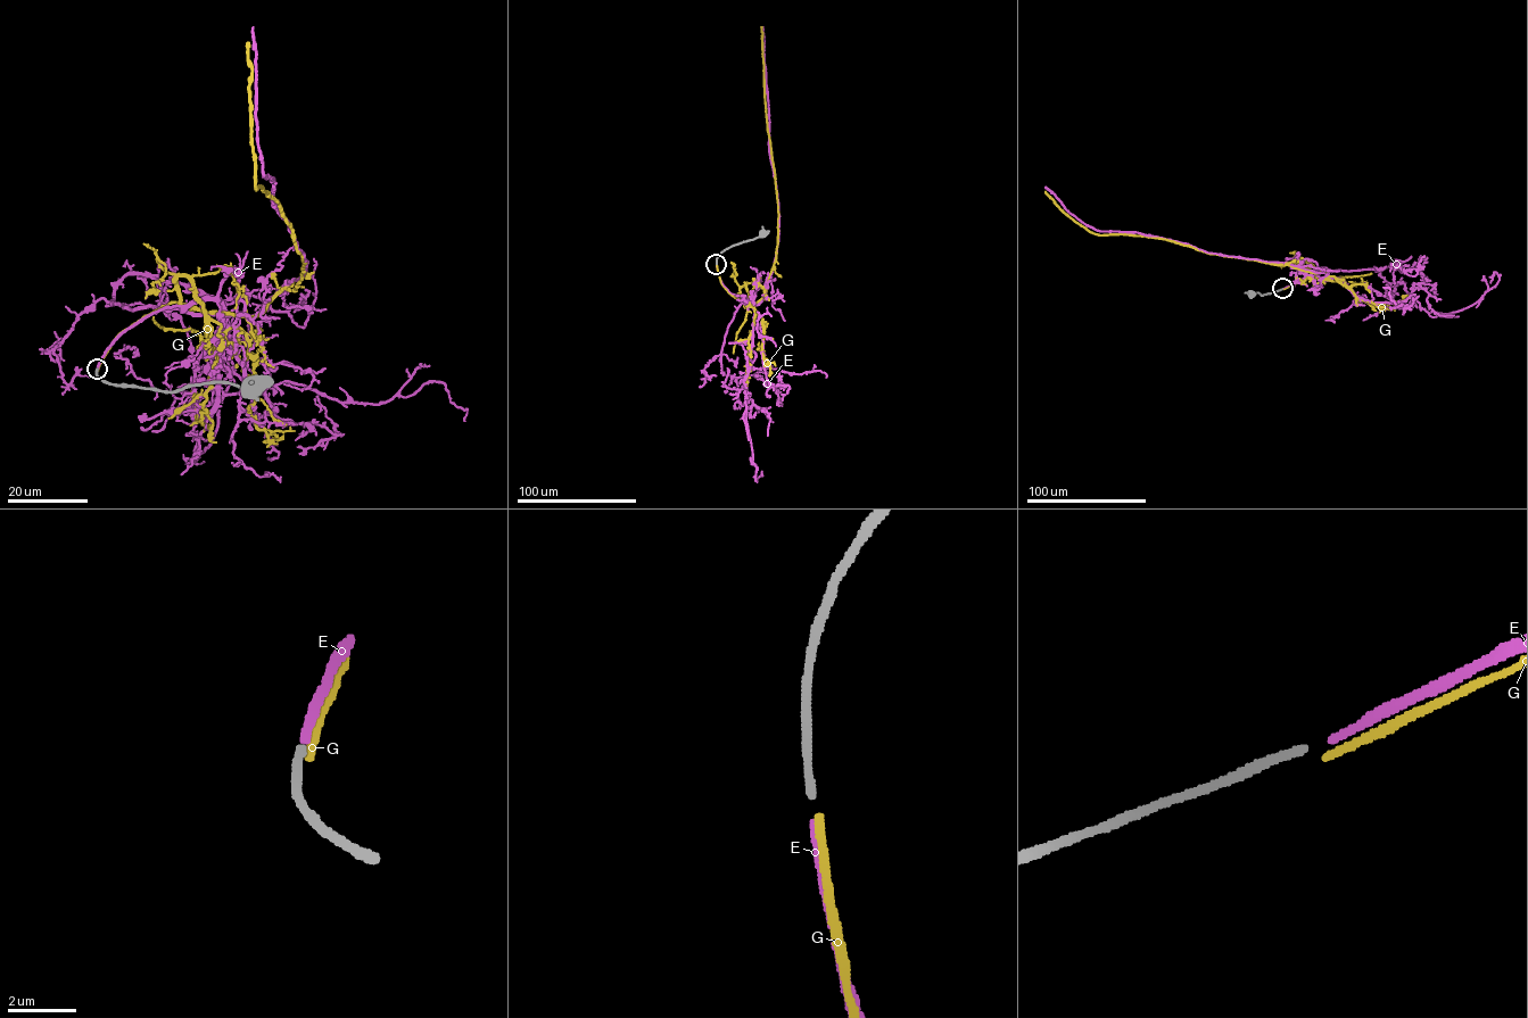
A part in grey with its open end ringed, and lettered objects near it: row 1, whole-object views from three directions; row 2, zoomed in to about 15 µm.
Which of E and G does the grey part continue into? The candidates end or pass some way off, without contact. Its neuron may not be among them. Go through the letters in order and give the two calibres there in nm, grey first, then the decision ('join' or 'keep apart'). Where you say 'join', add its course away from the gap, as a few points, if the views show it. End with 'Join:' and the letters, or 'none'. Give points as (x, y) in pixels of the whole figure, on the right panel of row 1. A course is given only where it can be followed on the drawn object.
E: calibres 240 and 240 nm; join; course (1283, 288), (1314, 270), (1323, 272), (1283, 263), (1209, 254), (1137, 232), (1098, 231), (1071, 214), (1046, 187)
G: calibres 240 and 240 nm; keep apart
Join: E

